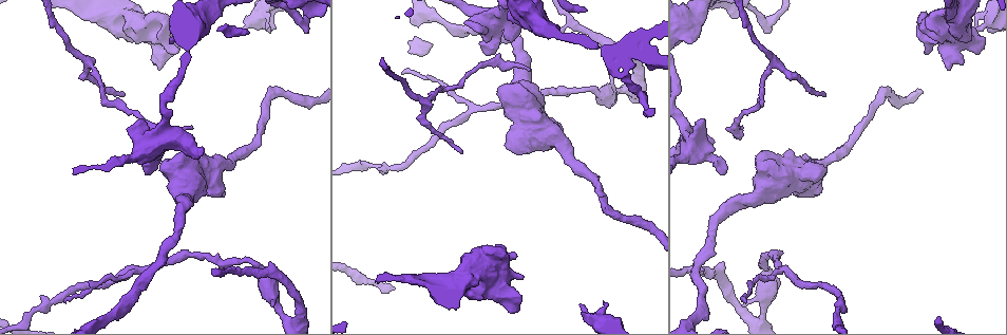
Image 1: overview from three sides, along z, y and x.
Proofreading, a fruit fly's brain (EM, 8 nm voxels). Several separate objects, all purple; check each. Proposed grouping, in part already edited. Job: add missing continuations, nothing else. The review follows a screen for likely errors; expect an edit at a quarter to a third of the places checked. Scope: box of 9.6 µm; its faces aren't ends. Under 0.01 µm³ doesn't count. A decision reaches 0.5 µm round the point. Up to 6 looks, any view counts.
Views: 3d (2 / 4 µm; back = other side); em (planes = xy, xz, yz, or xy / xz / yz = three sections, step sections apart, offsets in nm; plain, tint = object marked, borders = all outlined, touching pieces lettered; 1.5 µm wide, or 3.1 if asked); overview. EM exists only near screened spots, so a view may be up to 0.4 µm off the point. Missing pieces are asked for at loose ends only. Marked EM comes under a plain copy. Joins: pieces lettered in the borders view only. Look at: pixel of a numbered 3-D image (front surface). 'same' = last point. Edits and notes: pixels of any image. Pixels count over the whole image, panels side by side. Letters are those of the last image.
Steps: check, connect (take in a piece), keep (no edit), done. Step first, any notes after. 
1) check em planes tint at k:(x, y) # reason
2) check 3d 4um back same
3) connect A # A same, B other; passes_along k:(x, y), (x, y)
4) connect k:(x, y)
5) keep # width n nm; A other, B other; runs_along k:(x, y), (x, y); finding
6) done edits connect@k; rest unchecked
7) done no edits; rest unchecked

check 3d 4um at 1:(606, 303) # free end

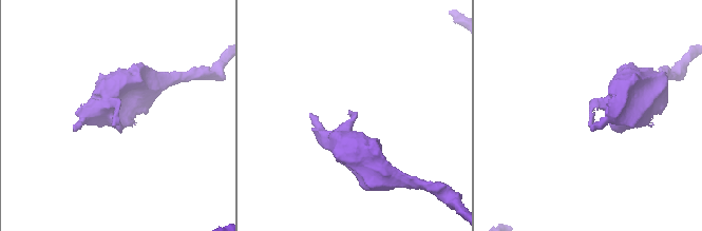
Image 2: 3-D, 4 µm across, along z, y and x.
check em xz step 8 borders at 2:(588, 123)

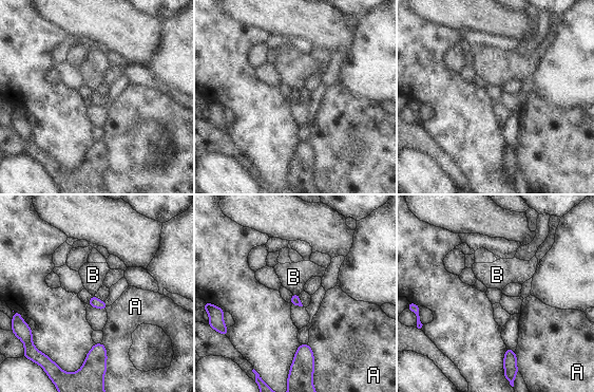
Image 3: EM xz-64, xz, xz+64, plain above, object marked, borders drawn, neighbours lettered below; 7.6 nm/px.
keep # longest_contact A 200 nm; A other, B other; no lettered piece goes on from it

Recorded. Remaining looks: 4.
check 3d 2um back at 1:(160, 68) # thick end

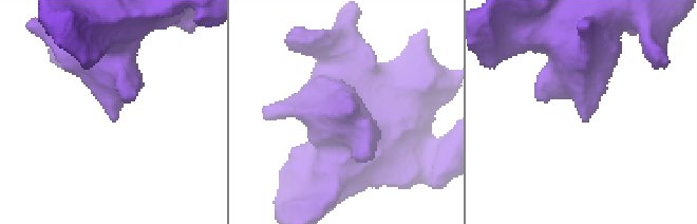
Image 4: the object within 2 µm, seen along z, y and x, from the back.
check em yz step 4 borders at 4:(583, 122) # now the EM

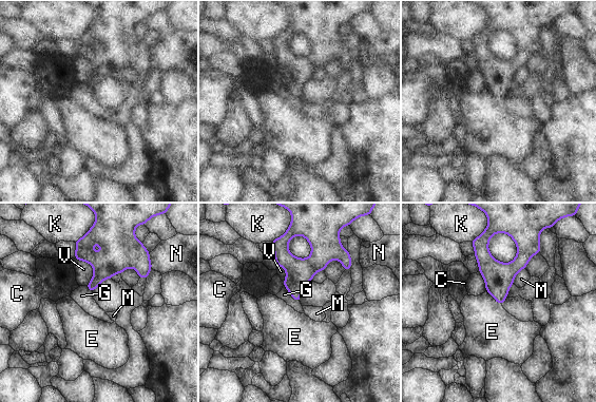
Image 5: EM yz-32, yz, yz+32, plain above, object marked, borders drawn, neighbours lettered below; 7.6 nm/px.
check em planes borders same # another direction

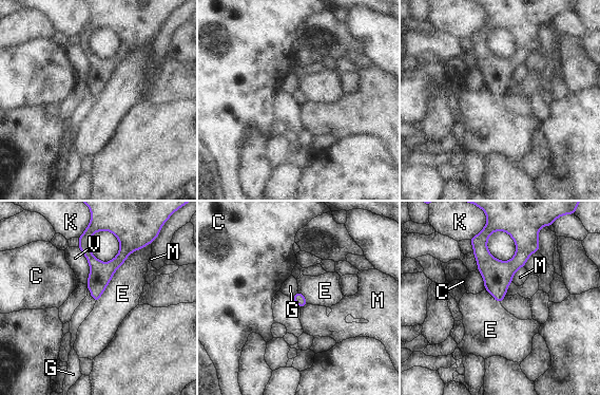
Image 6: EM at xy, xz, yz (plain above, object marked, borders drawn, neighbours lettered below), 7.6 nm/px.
keep # C other, E other, G other, K other, M other, V other; border 6:(523, 266), (516, 271), (511, 280); no lettered piece goes on from it

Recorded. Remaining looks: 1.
check em planes borders at 1:(650, 70) # thick end

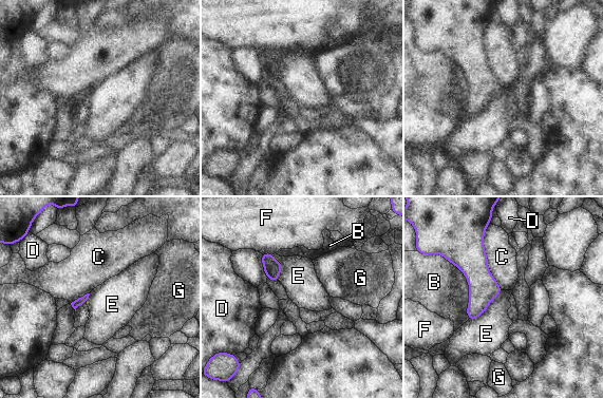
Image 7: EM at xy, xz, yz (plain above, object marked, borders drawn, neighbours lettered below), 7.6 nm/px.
keep # B other, C other, D other, E other, F other, G other; border 7:(486, 228), (487, 267), (502, 289); no lettered piece goes on from it

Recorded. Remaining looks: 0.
done no edits; rest unchecked

